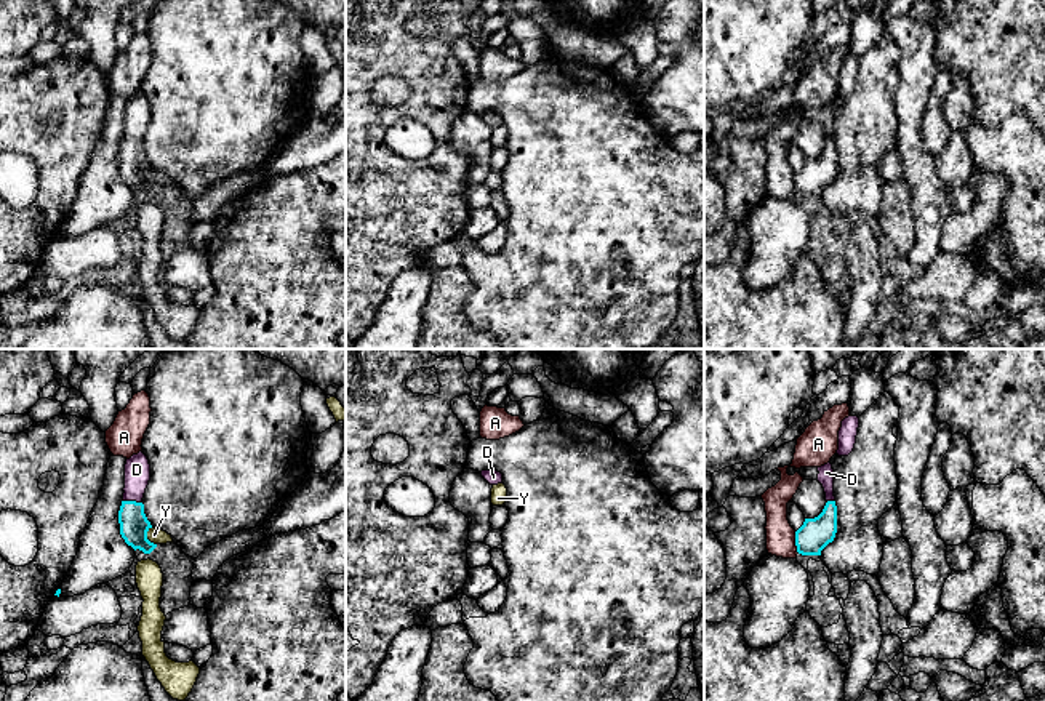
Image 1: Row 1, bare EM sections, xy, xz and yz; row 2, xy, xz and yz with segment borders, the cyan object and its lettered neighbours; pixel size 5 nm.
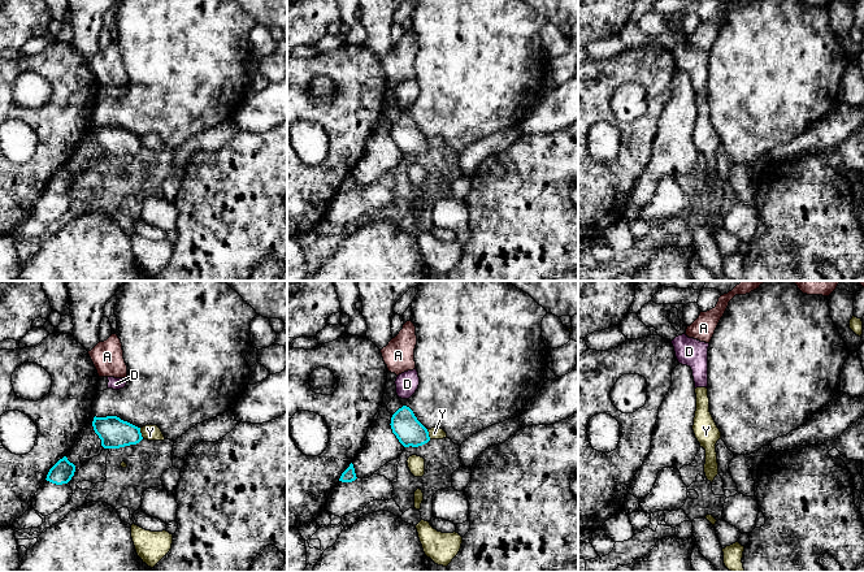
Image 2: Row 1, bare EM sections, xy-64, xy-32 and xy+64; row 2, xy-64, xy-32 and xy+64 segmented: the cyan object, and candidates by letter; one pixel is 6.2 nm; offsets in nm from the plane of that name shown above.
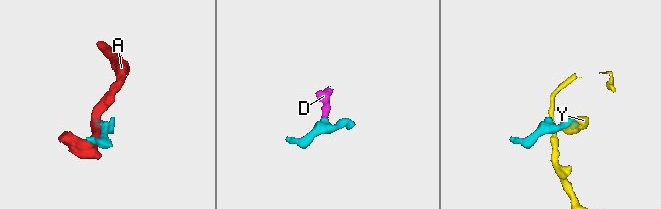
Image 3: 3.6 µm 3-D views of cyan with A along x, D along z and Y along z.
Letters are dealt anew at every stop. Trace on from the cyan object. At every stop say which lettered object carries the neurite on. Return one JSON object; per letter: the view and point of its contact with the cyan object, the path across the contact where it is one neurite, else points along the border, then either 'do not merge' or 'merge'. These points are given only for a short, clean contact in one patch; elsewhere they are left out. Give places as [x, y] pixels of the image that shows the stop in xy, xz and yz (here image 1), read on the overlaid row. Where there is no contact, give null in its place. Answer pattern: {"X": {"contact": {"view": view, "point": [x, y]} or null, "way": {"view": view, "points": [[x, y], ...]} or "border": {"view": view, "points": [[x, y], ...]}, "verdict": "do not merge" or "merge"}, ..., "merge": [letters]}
{"A": {"contact": {"view": "yz", "point": [796, 543]}, "verdict": "do not merge"}, "D": {"contact": {"view": "xy", "point": [133, 501]}, "way": {"view": "xy", "points": [[133, 524], [133, 501], [136, 469]]}, "verdict": "merge"}, "Y": {"contact": {"view": "xy", "point": [146, 536]}, "verdict": "do not merge"}, "merge": ["D"]}

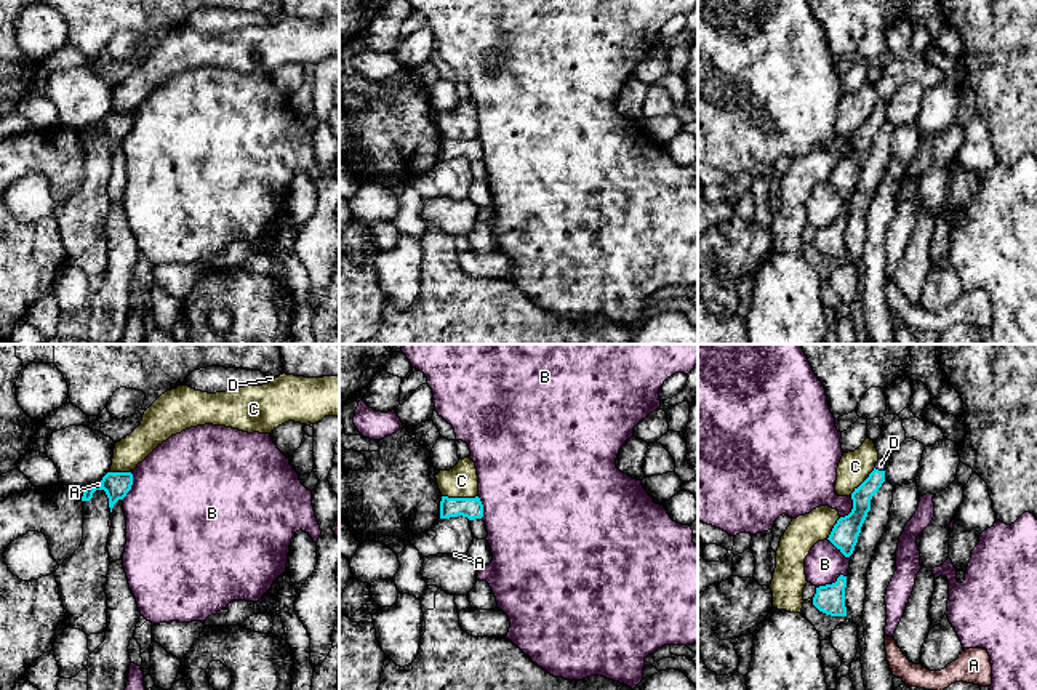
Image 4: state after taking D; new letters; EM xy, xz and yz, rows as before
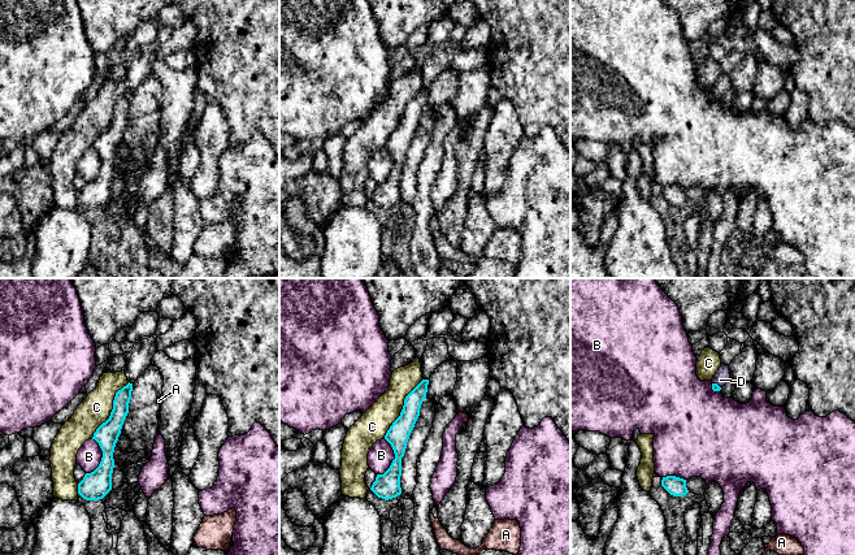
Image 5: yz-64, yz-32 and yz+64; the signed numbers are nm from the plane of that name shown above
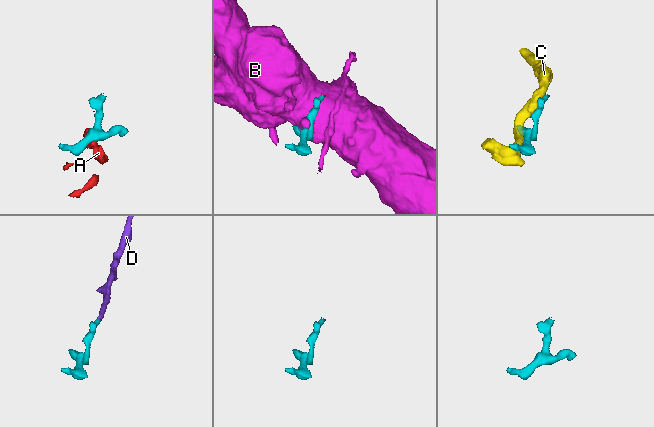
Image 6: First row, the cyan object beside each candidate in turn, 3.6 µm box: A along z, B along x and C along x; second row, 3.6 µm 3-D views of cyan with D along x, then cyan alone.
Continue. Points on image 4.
{"A": {"contact": {"view": "xy", "point": [100, 487]}, "border": {"view": "xy", "points": [[101, 482], [98, 487], [93, 487]]}, "verdict": "do not merge"}, "B": {"contact": {"view": "yz", "point": [832, 583]}, "verdict": "do not merge"}, "C": {"contact": {"view": "xz", "point": [460, 498]}, "verdict": "do not merge"}, "D": {"contact": {"view": "yz", "point": [877, 469]}, "way": {"view": "yz", "points": [[861, 497], [876, 479], [877, 469], [880, 465]]}, "verdict": "merge"}, "merge": ["D"]}

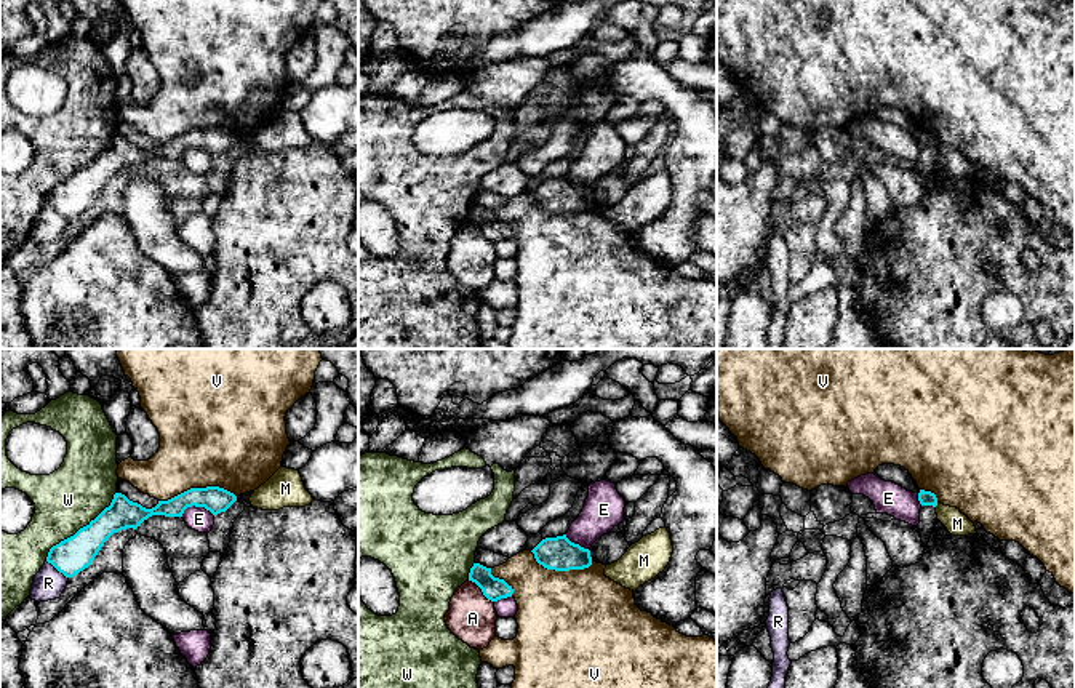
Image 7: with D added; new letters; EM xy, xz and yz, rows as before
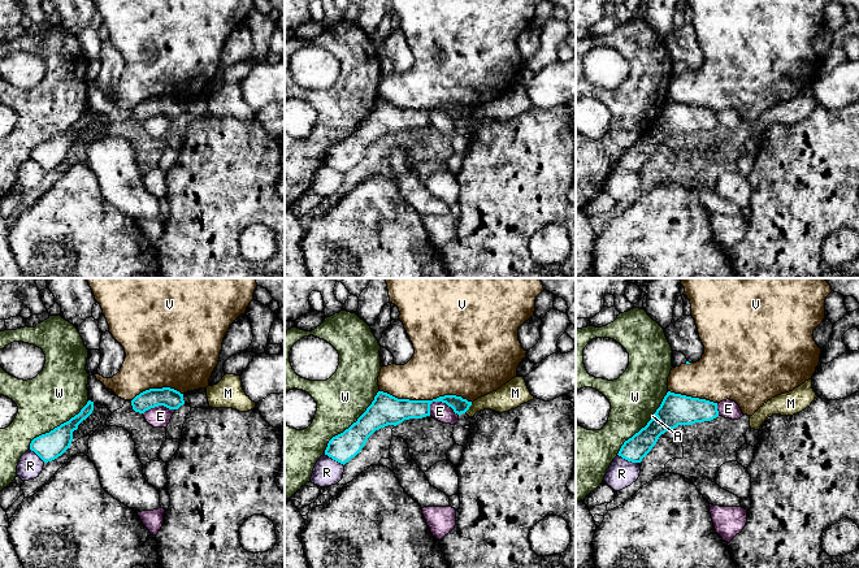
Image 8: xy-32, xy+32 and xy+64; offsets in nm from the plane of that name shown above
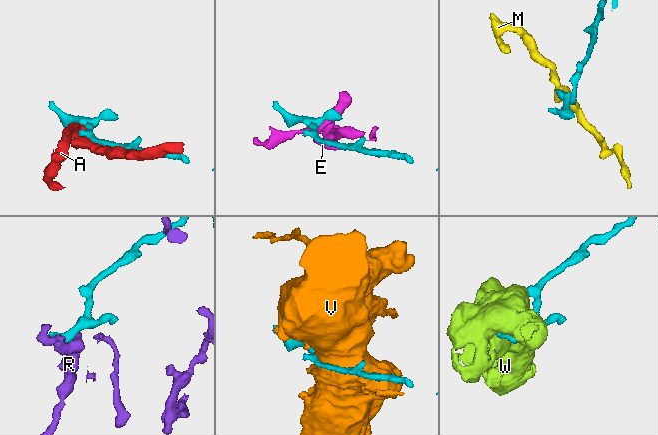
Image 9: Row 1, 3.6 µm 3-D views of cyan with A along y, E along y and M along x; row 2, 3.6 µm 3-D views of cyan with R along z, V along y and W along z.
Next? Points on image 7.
{"A": {"contact": {"view": "xz", "point": [482, 591]}, "verdict": "do not merge"}, "E": {"contact": {"view": "xy", "point": [197, 506]}, "verdict": "do not merge"}, "M": {"contact": {"view": "yz", "point": [936, 504]}, "border": {"view": "yz", "points": [[938, 503], [935, 506]]}, "verdict": "do not merge"}, "R": {"contact": {"view": "xy", "point": [58, 570]}, "verdict": "do not merge"}, "V": {"contact": {"view": "xy", "point": [197, 488]}, "verdict": "do not merge"}, "W": {"contact": {"view": "xy", "point": [80, 528]}, "verdict": "do not merge"}, "merge": []}

